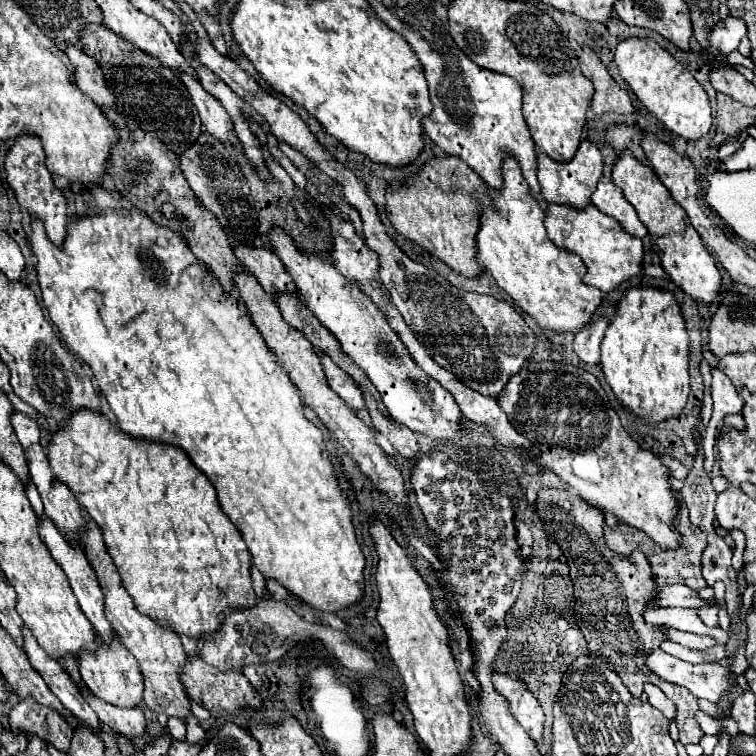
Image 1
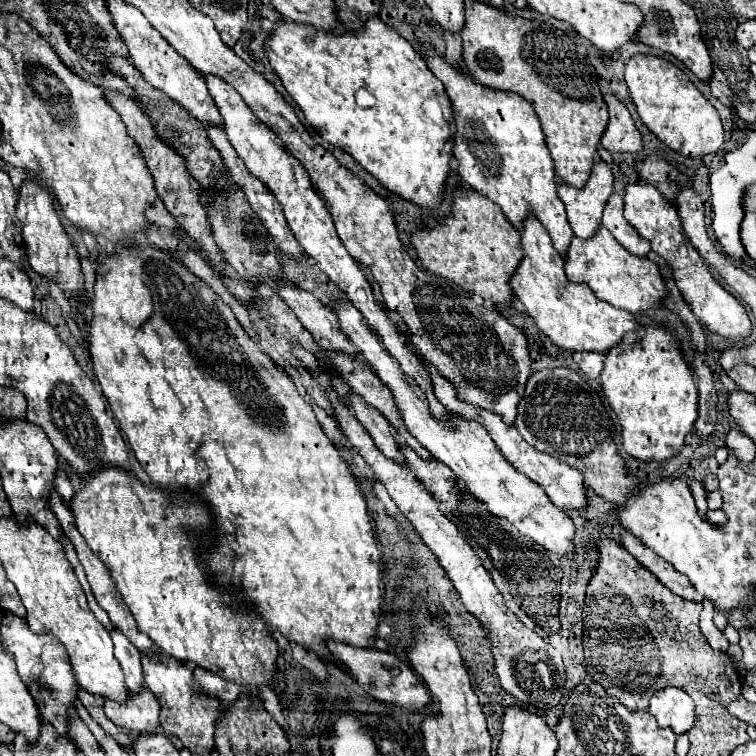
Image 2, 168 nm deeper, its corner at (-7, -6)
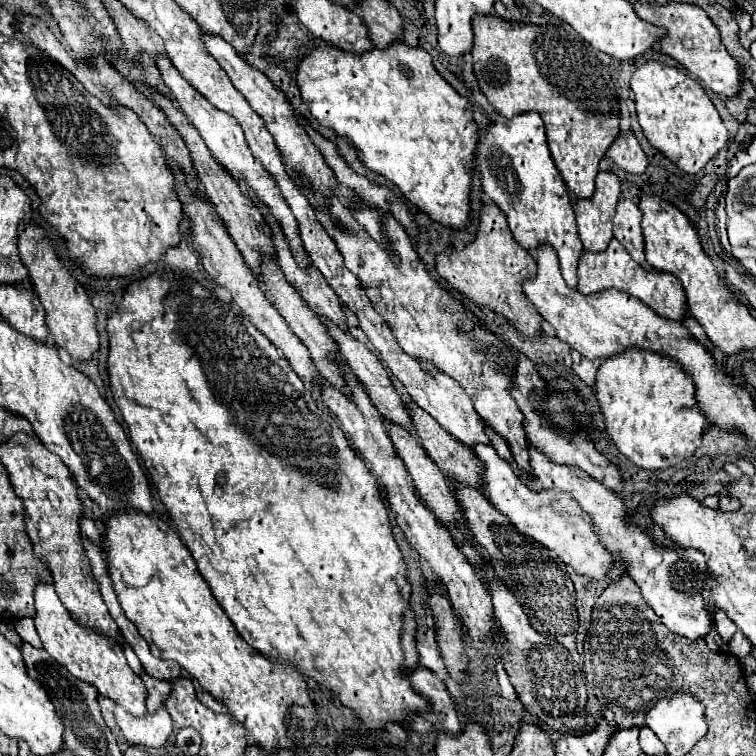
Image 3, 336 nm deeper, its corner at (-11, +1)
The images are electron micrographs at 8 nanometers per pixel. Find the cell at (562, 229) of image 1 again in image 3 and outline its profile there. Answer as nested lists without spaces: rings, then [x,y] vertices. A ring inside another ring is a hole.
[[[613,239],[603,253],[585,251],[581,261],[579,261],[577,275],[579,275],[579,287],[577,289],[583,295],[599,293],[605,289],[619,289],[619,291],[625,291],[625,293],[641,299],[659,317],[665,317],[671,321],[681,321],[681,319],[689,317],[689,309],[687,309],[685,293],[681,289],[681,281],[671,273],[667,275],[667,273],[657,273],[657,271],[645,271],[639,263],[635,263],[631,259],[631,255],[625,251],[625,247],[617,239]]]

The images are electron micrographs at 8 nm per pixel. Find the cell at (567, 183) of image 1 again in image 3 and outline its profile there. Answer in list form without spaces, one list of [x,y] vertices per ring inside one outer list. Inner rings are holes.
[[[599,173],[595,181],[595,193],[591,199],[575,201],[573,209],[577,215],[579,237],[583,247],[593,253],[601,253],[607,249],[613,239],[611,219],[615,215],[615,205],[619,199],[621,183],[613,173]]]

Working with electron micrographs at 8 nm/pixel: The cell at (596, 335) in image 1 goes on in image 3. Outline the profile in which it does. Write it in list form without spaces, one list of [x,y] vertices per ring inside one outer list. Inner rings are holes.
[[[571,351],[571,359],[573,359],[573,373],[585,383],[585,385],[593,385],[595,383],[595,373],[601,365],[601,361],[589,361],[587,357],[583,357],[579,351]]]

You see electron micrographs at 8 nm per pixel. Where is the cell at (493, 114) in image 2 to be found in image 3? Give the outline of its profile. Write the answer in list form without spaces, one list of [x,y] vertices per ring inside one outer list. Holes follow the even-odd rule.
[[[525,113],[507,121],[497,115],[497,119],[481,131],[475,169],[481,173],[485,195],[507,215],[509,229],[517,243],[527,251],[539,245],[551,245],[557,251],[565,283],[577,287],[577,265],[583,255],[583,245],[577,235],[571,197],[567,197],[567,187],[547,147],[541,117],[537,113]]]

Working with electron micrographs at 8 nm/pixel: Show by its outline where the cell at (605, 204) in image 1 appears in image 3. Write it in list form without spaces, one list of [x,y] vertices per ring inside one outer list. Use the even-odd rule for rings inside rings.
[[[629,199],[619,201],[617,213],[613,217],[613,235],[619,243],[623,243],[627,253],[637,263],[645,261],[645,253],[643,253],[645,243],[643,243],[643,233],[641,233],[641,211],[639,211],[637,203],[633,203]]]

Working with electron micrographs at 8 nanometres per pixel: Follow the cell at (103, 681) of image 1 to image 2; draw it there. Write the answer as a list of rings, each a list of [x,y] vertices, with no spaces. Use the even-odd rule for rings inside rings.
[[[143,686],[143,692],[139,696],[127,694],[127,700],[105,700],[103,704],[105,714],[111,722],[117,726],[123,726],[135,734],[155,732],[159,726],[159,704],[155,696],[151,696],[151,690]]]

